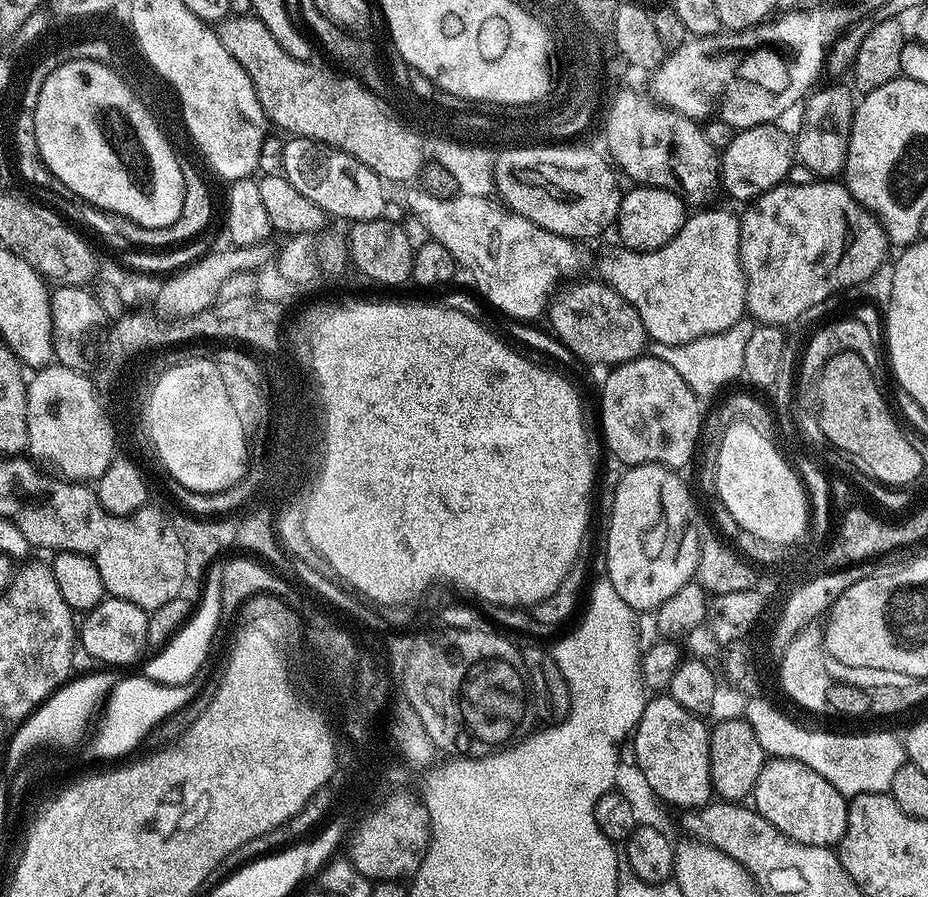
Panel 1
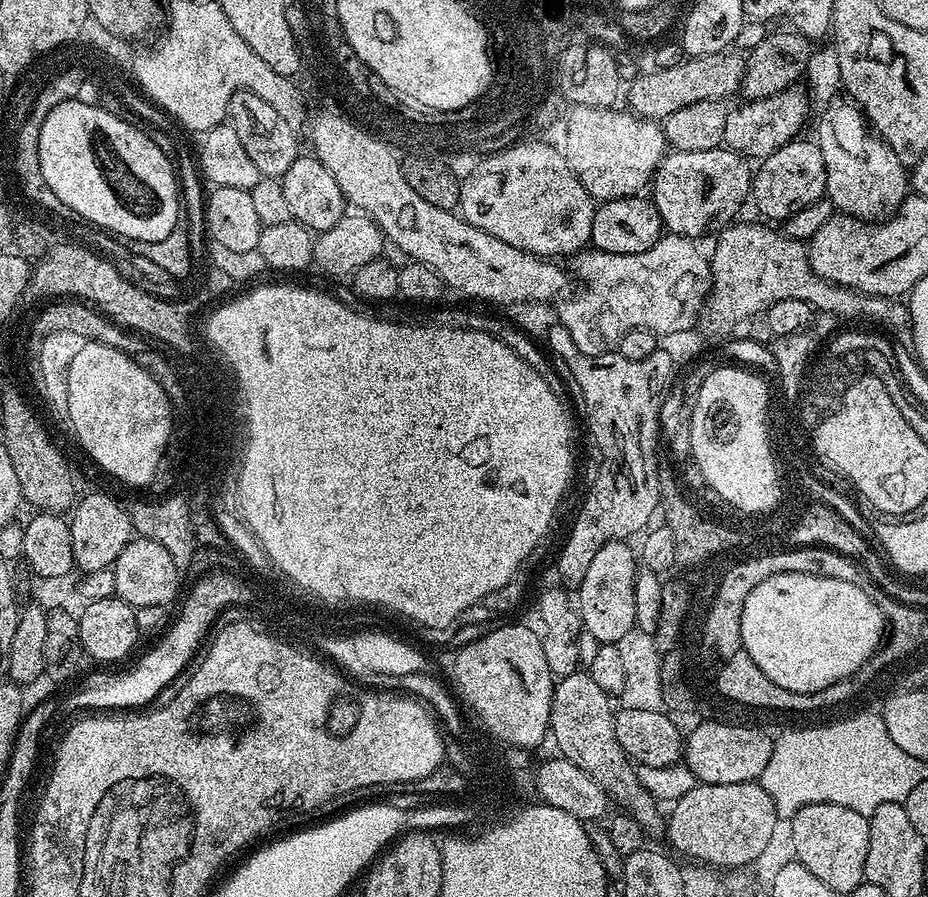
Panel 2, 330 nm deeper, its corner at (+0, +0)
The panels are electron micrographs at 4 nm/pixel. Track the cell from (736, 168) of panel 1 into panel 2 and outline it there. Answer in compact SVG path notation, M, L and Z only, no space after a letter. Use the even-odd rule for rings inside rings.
M723 146L693 152L669 151L650 185L650 199L658 210L661 225L671 235L689 238L716 234L729 227L739 217L736 215L752 190L754 172L748 164L745 157Z

